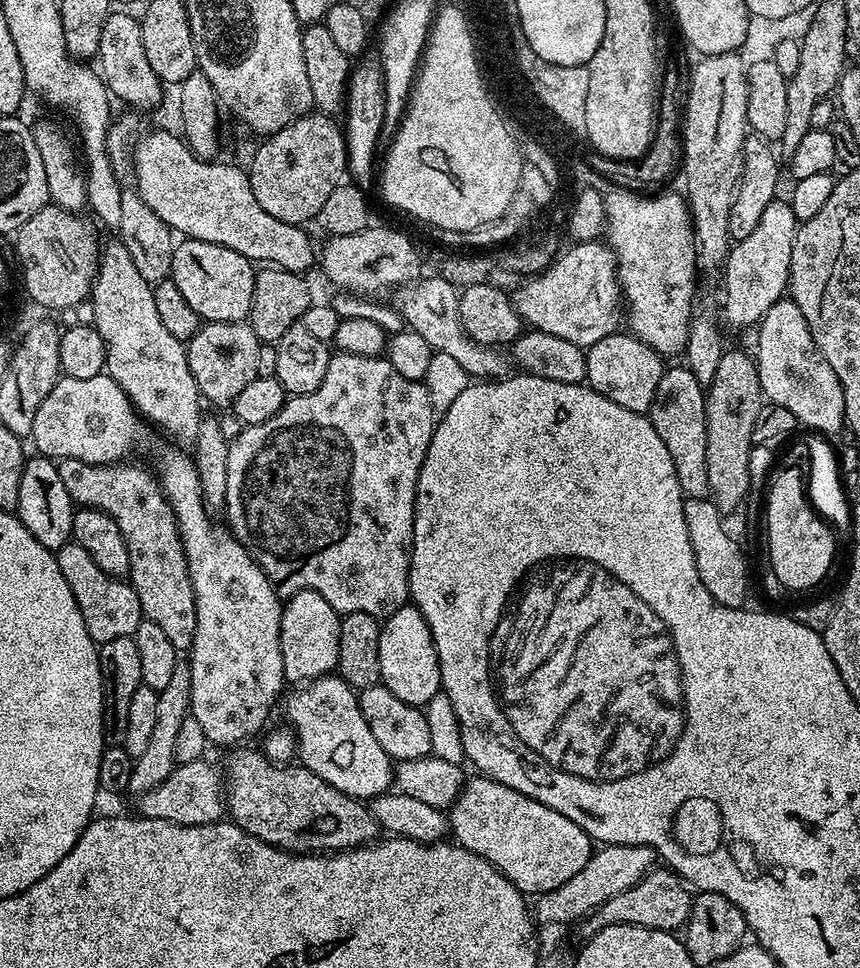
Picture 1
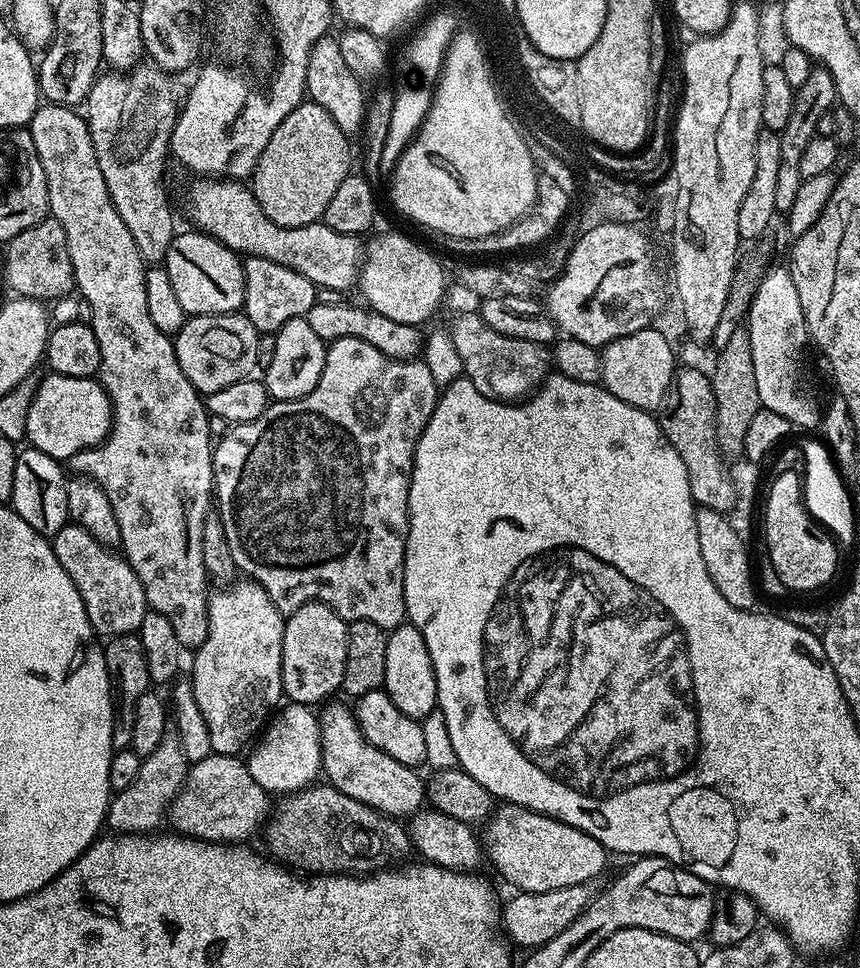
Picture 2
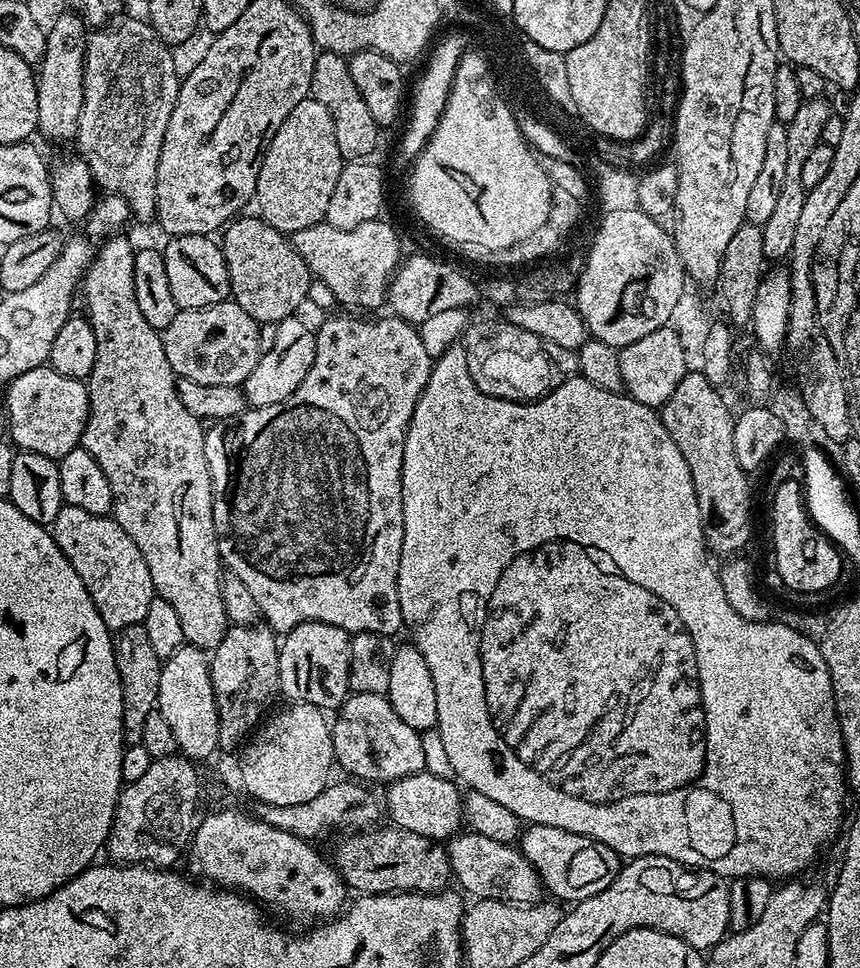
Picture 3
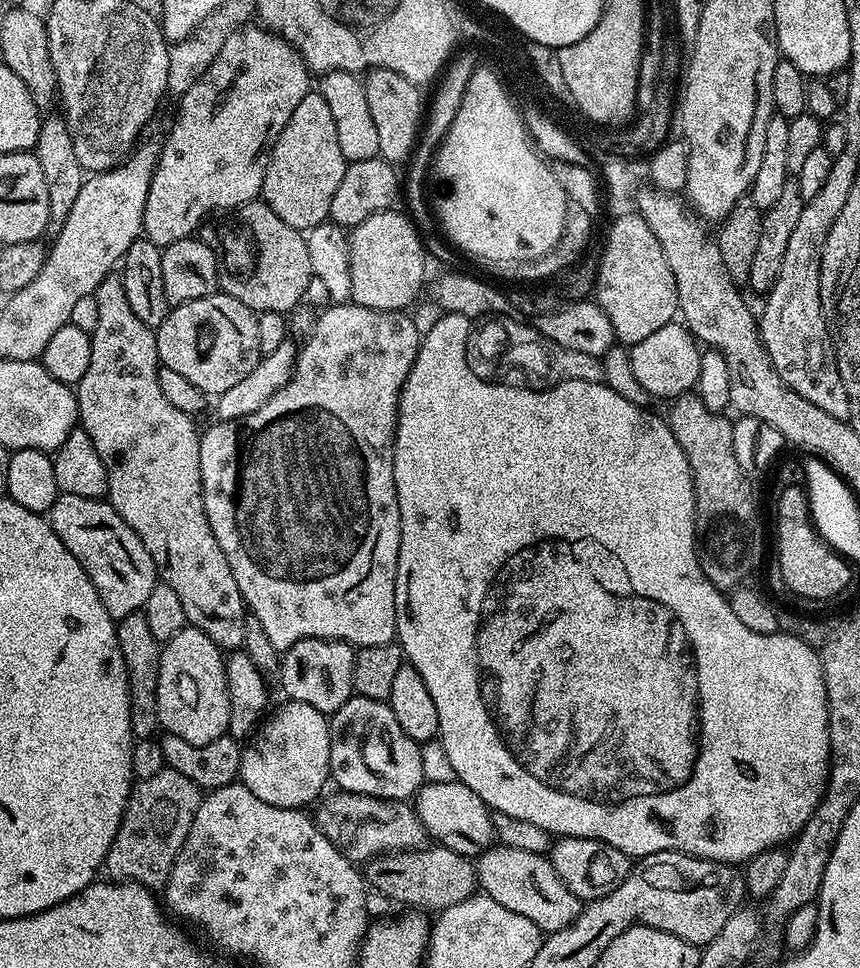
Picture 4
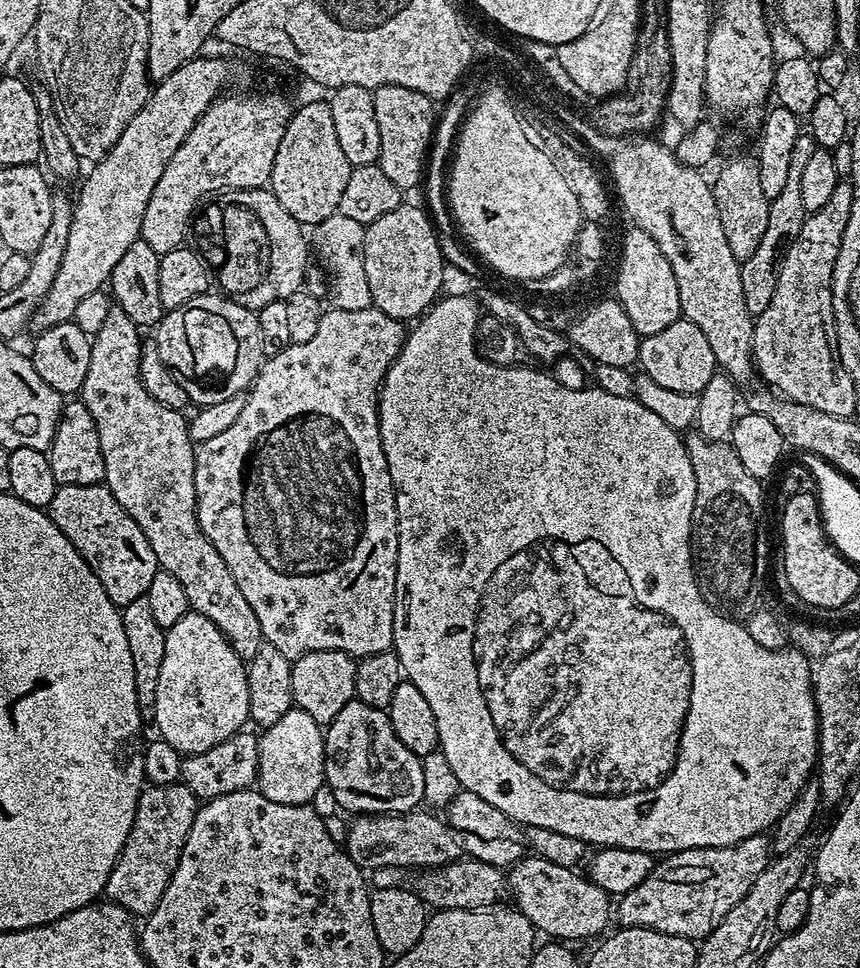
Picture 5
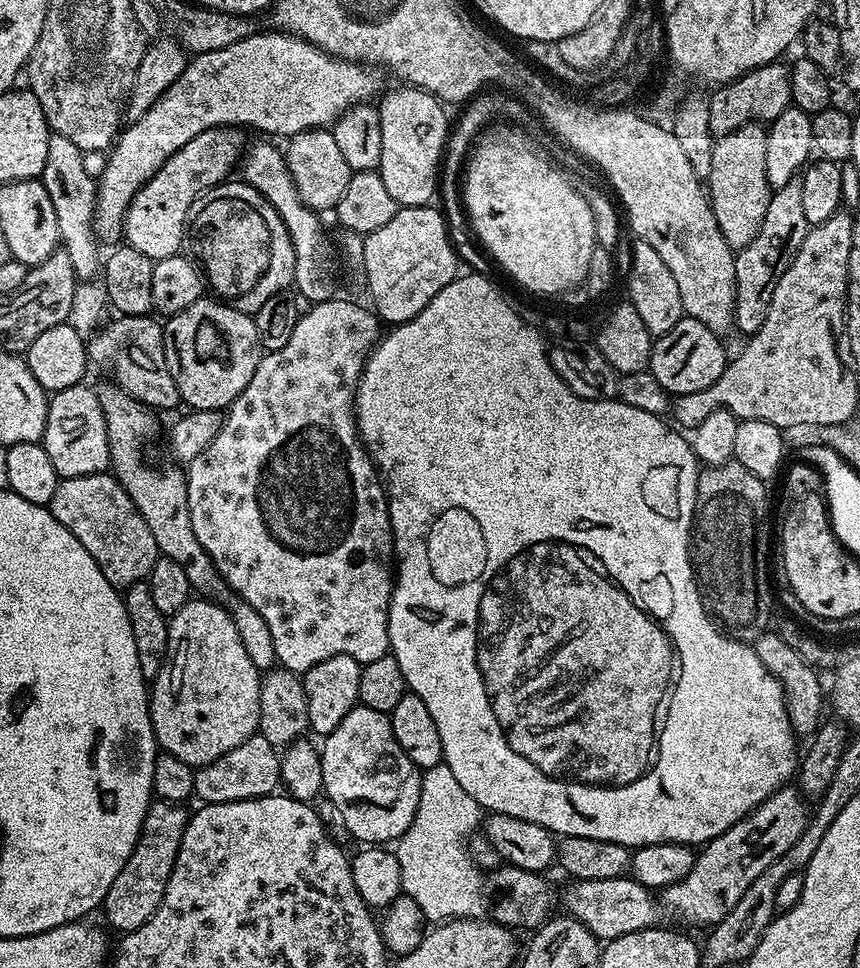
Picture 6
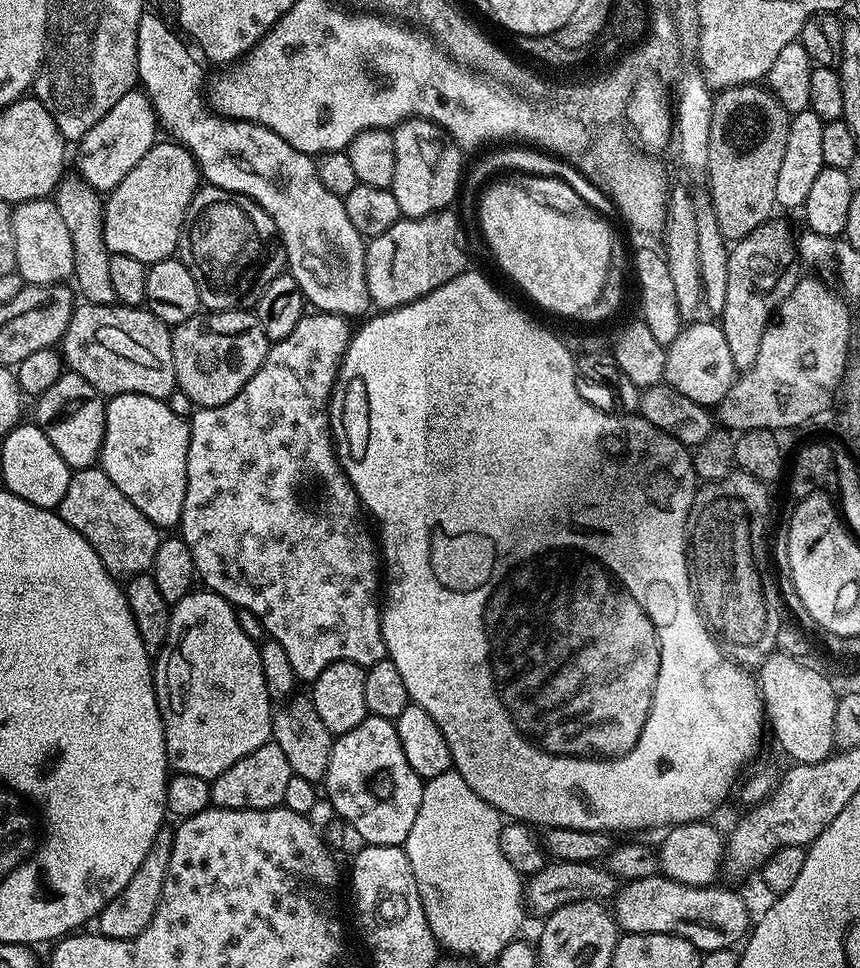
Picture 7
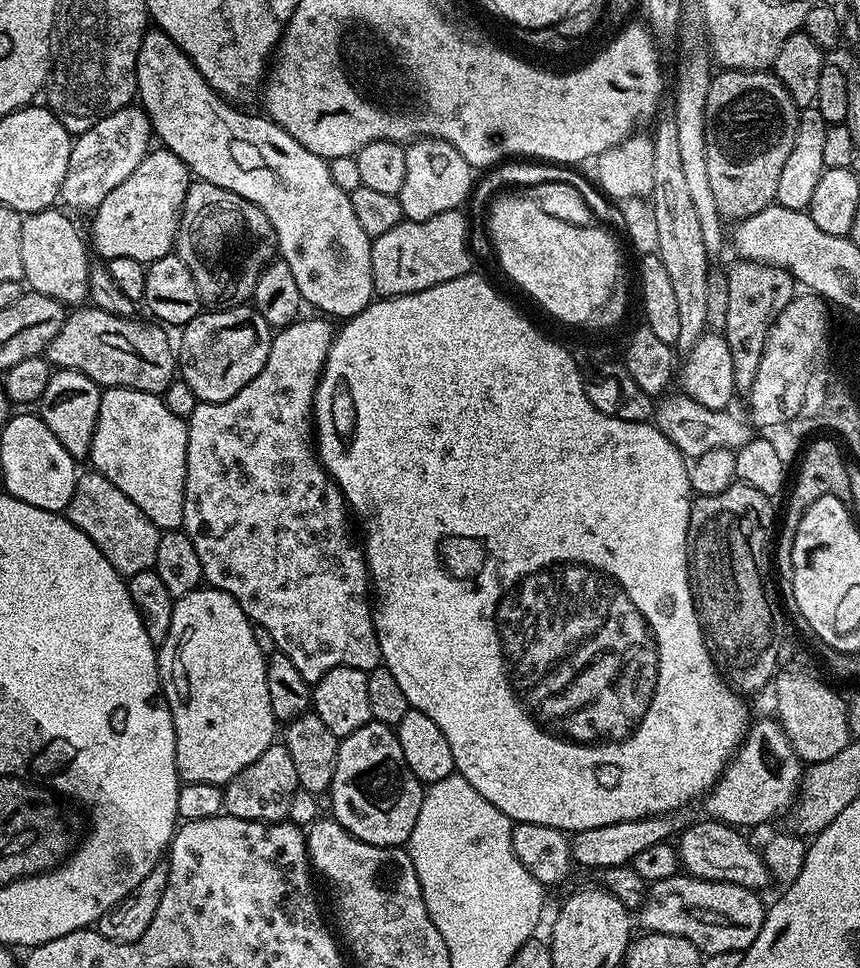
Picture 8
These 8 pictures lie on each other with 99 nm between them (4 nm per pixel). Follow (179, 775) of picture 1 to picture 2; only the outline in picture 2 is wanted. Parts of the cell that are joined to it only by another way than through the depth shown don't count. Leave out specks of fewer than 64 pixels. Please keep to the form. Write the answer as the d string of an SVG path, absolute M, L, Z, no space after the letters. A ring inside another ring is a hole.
M215 754L195 761L172 802L170 824L177 833L194 840L213 842L248 842L267 825L274 811L273 799L251 777L247 763L240 756Z

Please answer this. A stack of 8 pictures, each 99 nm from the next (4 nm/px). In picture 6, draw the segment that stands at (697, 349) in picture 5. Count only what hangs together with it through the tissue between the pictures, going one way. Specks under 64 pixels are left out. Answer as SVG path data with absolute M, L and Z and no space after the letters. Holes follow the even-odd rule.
M685 315L666 334L655 337L652 346L650 371L654 378L673 397L682 394L694 394L694 390L706 390L722 378L724 368L730 359L729 353L724 353L724 340L716 335L702 322Z

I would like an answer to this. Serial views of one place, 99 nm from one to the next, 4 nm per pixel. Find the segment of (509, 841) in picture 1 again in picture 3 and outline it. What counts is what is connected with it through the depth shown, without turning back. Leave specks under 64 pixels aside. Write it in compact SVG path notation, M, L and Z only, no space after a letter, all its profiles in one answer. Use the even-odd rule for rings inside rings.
M528 824L520 833L518 841L520 852L534 866L534 870L540 875L540 880L549 893L553 892L555 899L560 902L575 902L585 900L610 886L622 867L621 857L616 855L610 846L598 842L593 836L574 834L570 830L562 830L558 826L546 826L545 824Z

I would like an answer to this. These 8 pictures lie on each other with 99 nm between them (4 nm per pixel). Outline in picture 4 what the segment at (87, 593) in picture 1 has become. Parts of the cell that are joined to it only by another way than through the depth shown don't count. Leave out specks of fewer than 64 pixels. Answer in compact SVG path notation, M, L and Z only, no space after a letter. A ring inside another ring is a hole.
M60 492L46 513L46 519L54 534L62 538L62 546L66 546L66 550L70 550L70 554L78 558L90 582L94 582L94 590L98 590L98 598L102 598L102 606L106 606L113 620L118 622L126 618L126 614L134 614L143 609L146 598L150 598L150 590L154 590L154 586L158 583L154 558L150 558L150 550L146 550L142 538L134 534L134 530L130 530L126 522L122 522L118 510L114 510L107 499L95 500L82 498L78 494Z

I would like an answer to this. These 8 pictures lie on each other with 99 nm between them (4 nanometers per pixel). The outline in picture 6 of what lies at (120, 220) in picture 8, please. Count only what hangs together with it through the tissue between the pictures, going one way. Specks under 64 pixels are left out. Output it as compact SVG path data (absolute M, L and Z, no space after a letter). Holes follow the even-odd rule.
M235 127L211 128L198 138L190 138L178 154L171 156L163 166L134 194L130 206L126 210L126 218L122 229L123 239L127 247L138 250L138 254L146 254L153 262L162 258L170 258L181 251L180 243L186 240L188 227L188 211L209 188L223 184L229 179L232 167L237 167L246 143L239 136Z

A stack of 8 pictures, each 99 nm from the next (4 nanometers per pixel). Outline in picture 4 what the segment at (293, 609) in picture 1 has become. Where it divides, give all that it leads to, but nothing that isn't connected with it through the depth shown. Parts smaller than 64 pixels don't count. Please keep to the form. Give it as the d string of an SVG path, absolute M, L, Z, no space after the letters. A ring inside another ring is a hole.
M306 638L283 653L278 679L284 687L284 696L289 701L314 706L316 710L325 714L337 712L354 694L352 679L355 661L356 652L353 645L344 644L340 640Z

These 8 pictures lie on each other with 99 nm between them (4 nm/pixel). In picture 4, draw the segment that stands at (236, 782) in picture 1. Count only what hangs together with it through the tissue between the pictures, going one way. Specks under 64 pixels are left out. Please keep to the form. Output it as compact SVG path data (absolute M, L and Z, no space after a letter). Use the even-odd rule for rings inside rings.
M425 846L410 852L385 852L383 856L367 861L362 875L382 895L400 904L408 904L404 906L409 909L423 910L428 914L438 914L450 906L458 906L458 902L469 900L478 888L475 863L443 846Z

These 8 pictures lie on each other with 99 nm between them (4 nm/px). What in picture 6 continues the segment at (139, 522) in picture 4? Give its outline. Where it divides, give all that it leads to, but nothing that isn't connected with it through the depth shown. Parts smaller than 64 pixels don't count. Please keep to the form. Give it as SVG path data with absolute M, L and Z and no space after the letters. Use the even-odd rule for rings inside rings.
M115 382L99 385L96 397L102 406L102 414L106 418L106 434L110 446L111 475L130 494L138 514L150 526L150 534L154 534L160 556L170 558L186 570L186 578L190 578L193 589L201 597L211 598L216 602L226 602L226 609L232 616L234 626L238 626L238 638L242 638L242 646L246 646L246 654L261 670L268 670L277 663L274 654L274 638L270 638L270 630L262 619L262 614L254 610L239 596L230 595L228 583L218 574L214 562L202 550L202 542L198 542L198 534L194 534L194 526L190 526L190 506L188 505L188 477L183 467L168 462L165 468L147 468L144 465L144 443L148 436L156 432L156 420L153 409L146 404L140 404L130 394L126 394Z

